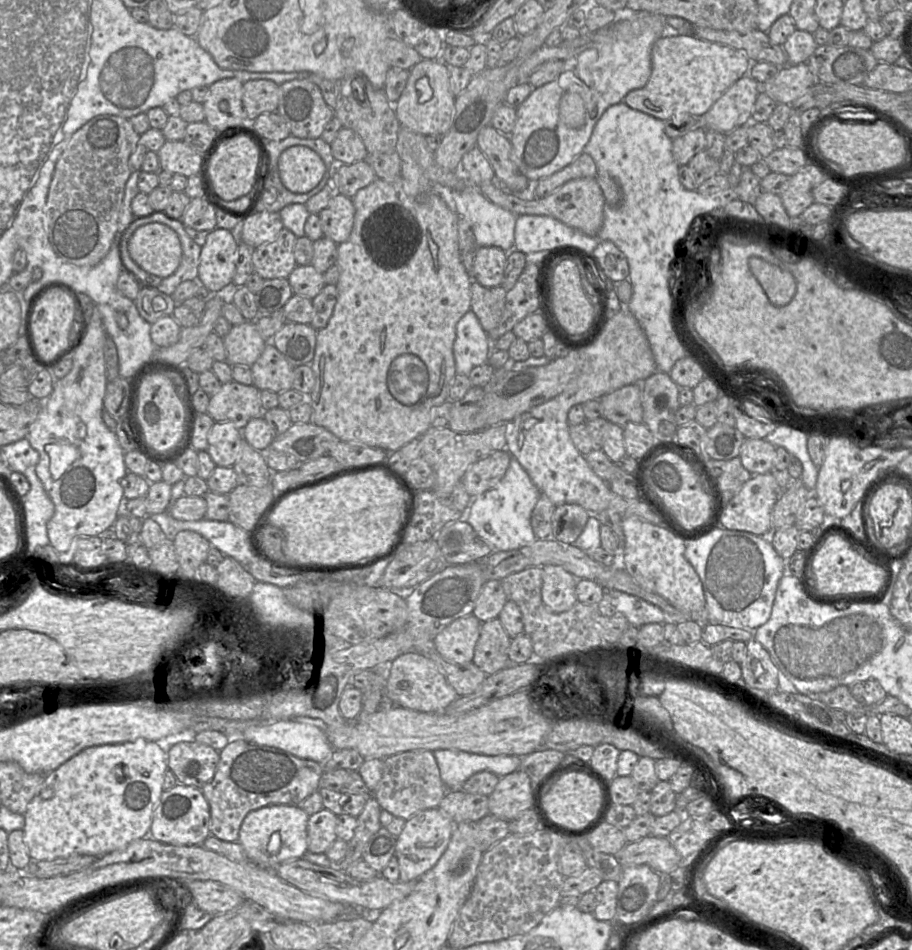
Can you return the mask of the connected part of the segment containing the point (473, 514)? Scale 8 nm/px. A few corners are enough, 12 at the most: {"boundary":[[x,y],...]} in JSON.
{"boundary":[[515,457],[465,519],[493,551],[536,538],[541,492]]}

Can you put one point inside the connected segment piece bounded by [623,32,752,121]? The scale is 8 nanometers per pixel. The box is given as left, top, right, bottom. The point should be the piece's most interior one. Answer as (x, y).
(689, 74)

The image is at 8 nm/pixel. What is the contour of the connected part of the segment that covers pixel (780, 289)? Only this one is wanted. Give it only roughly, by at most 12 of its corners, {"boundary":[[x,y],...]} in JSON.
{"boundary":[[758,256],[748,266],[773,305],[793,299],[790,271]]}

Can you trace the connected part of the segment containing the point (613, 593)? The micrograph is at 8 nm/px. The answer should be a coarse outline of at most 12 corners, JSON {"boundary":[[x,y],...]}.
{"boundary":[[617,590],[606,594],[631,626],[666,623],[654,604]]}

